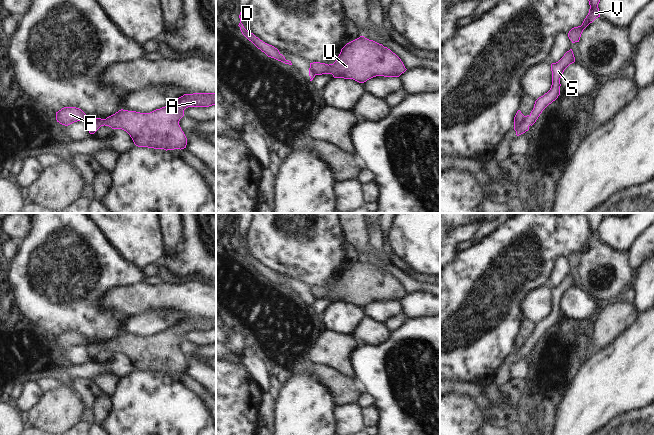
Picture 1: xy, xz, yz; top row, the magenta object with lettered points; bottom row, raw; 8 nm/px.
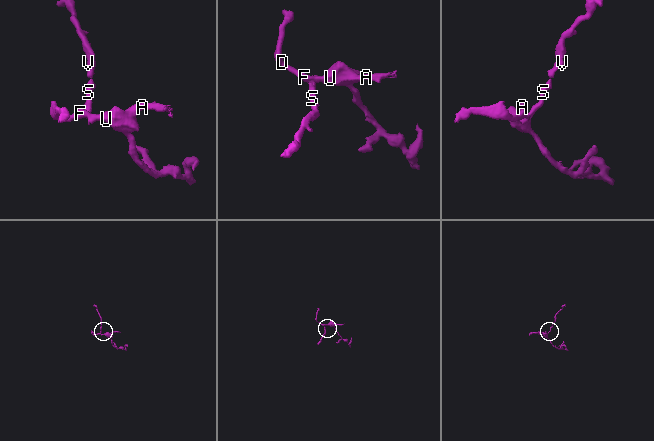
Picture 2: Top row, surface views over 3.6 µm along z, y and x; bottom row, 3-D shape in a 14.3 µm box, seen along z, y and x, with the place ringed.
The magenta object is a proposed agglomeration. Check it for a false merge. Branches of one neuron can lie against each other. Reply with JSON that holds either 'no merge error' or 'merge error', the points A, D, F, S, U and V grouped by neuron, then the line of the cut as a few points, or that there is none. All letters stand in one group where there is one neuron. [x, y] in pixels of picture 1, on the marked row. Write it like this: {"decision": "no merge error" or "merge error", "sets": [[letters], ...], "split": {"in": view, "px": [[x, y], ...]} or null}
{"decision": "merge error", "sets": [["A", "D", "F", "U"], ["S", "V"]], "split": {"in": "yz", "px": [[525, 116], [519, 125], [514, 126]]}}

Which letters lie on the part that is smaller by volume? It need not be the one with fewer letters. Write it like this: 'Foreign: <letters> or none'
Foreign: S, V

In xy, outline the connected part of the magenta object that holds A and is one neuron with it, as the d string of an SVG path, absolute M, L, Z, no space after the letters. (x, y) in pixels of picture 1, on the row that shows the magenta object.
M215 93L184 94L169 106L156 109L150 113L119 110L106 119L91 119L81 109L64 107L56 112L56 120L68 126L83 121L90 134L94 134L101 126L122 129L132 138L138 147L174 150L184 149L187 138L179 121L188 107L209 107L216 105Z

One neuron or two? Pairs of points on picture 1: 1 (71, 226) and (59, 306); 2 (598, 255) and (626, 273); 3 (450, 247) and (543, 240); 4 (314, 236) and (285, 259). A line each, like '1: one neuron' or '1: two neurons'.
1: one neuron
2: one neuron
3: two neurons
4: one neuron

